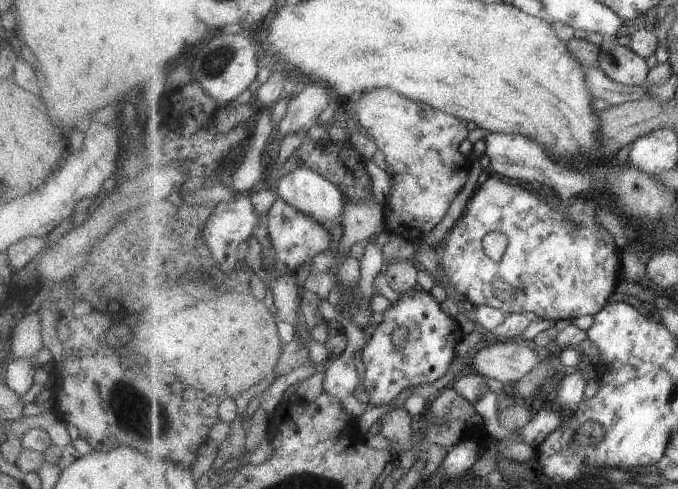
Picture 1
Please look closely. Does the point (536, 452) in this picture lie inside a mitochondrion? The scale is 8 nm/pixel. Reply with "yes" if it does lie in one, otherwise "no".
no

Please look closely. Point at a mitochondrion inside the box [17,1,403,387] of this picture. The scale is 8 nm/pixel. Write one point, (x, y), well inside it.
(213, 64)

